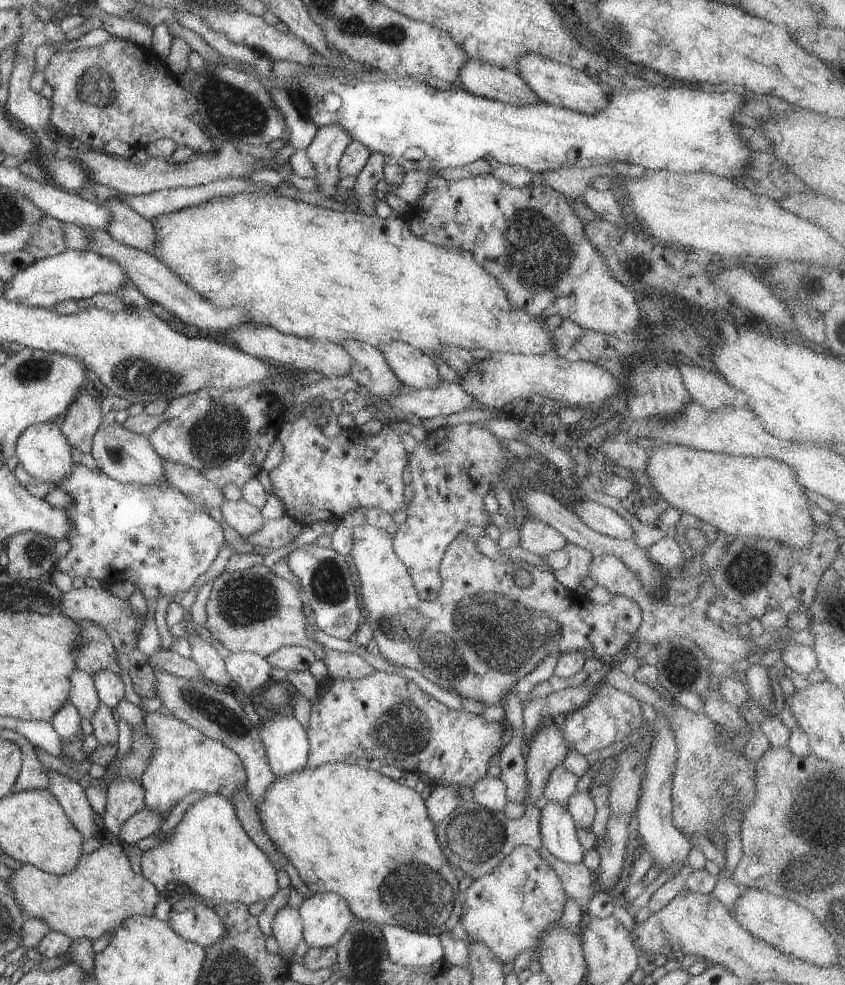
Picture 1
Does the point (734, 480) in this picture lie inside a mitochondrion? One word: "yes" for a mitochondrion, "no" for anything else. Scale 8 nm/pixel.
no

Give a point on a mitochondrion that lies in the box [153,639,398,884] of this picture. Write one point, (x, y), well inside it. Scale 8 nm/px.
(216, 712)

